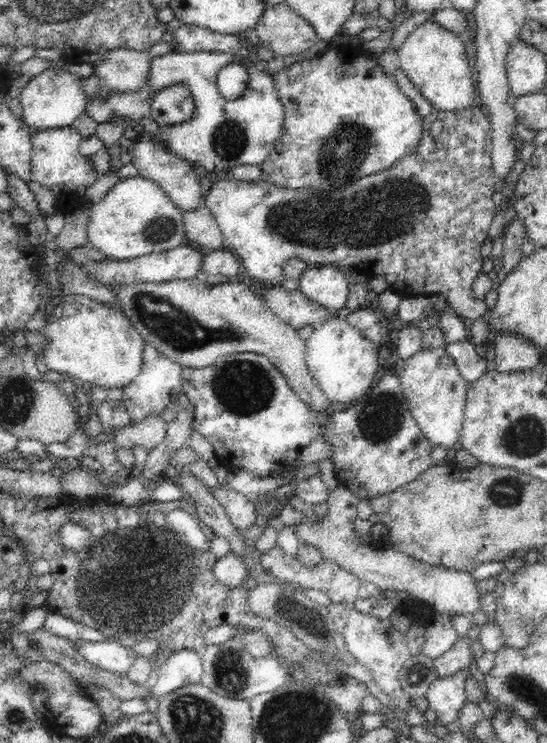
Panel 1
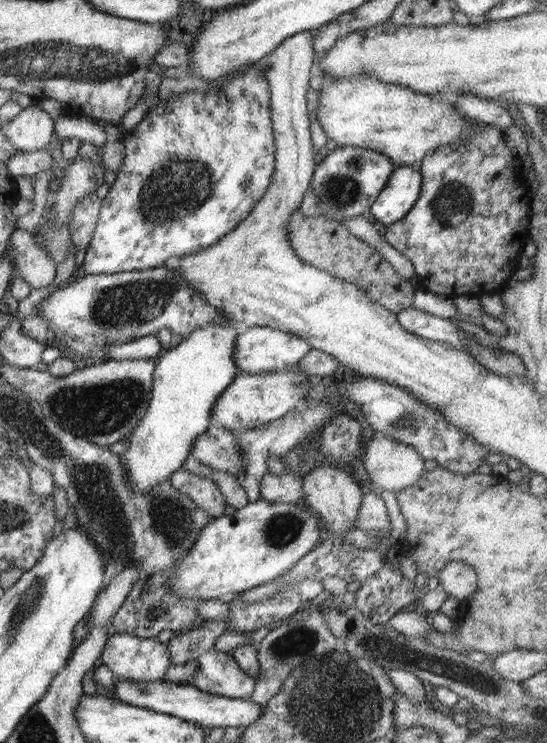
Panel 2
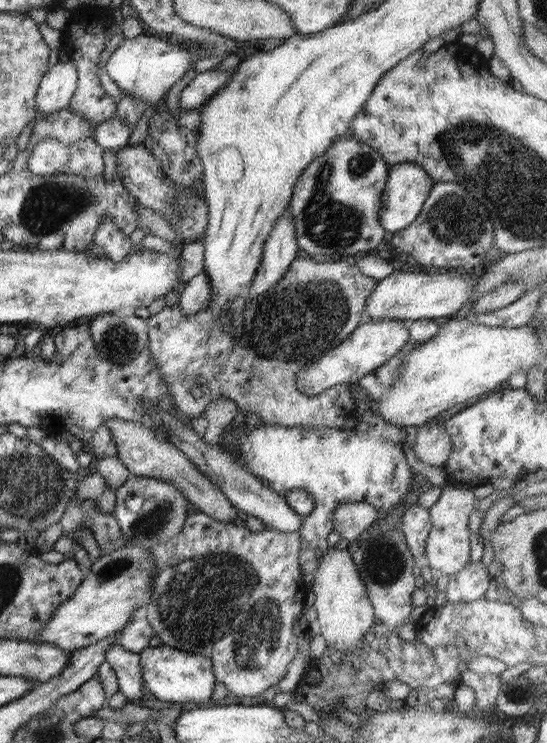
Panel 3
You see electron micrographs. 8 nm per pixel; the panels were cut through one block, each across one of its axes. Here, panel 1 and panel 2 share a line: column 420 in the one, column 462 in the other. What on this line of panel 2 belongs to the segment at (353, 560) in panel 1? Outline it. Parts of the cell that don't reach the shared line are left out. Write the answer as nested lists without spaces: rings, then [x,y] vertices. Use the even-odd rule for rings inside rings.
[[[462,561],[446,564],[437,575],[440,585],[449,595],[460,602],[470,599],[477,588],[477,575],[470,564]]]

